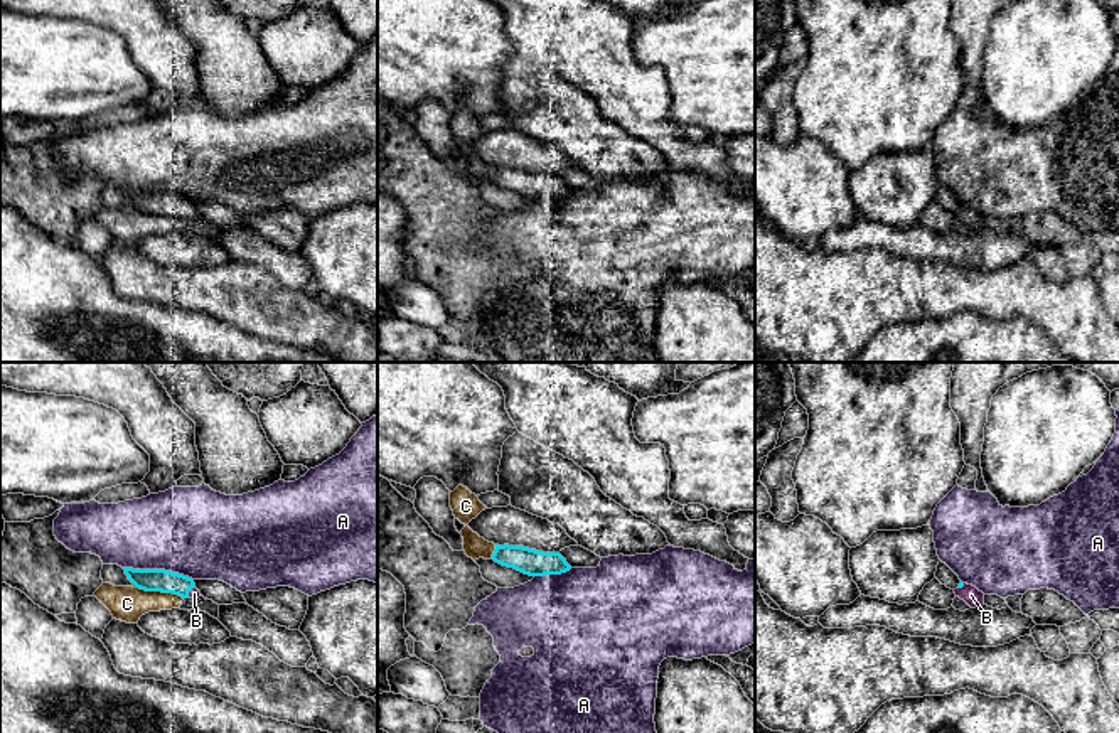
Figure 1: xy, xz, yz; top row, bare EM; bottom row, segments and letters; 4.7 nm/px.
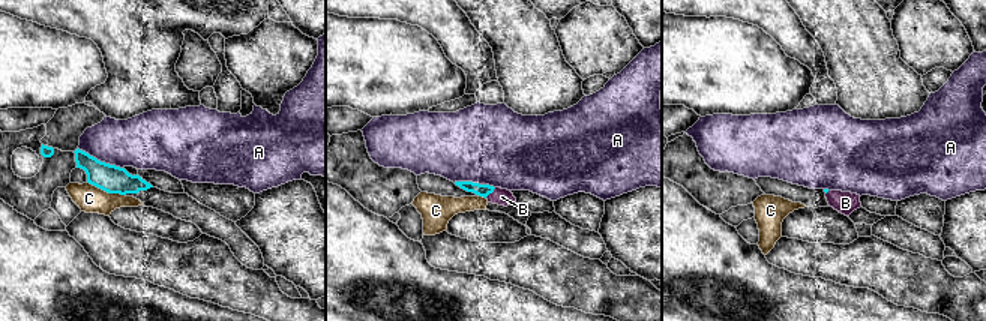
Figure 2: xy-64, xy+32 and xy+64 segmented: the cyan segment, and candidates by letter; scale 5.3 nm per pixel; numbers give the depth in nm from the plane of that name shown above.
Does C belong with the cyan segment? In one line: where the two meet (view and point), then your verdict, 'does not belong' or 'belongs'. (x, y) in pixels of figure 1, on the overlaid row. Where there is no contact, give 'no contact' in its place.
contact xy (160, 590); does not belong

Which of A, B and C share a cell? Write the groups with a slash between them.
A / B / C

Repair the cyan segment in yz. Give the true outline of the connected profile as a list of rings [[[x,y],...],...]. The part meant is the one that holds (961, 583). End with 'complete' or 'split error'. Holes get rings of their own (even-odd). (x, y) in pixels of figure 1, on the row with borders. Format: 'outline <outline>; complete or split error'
outline [[[959,583],[959,586],[954,590],[956,597],[964,600],[971,608],[982,607],[984,605],[984,593],[979,591],[976,586],[967,583]]]; split error

